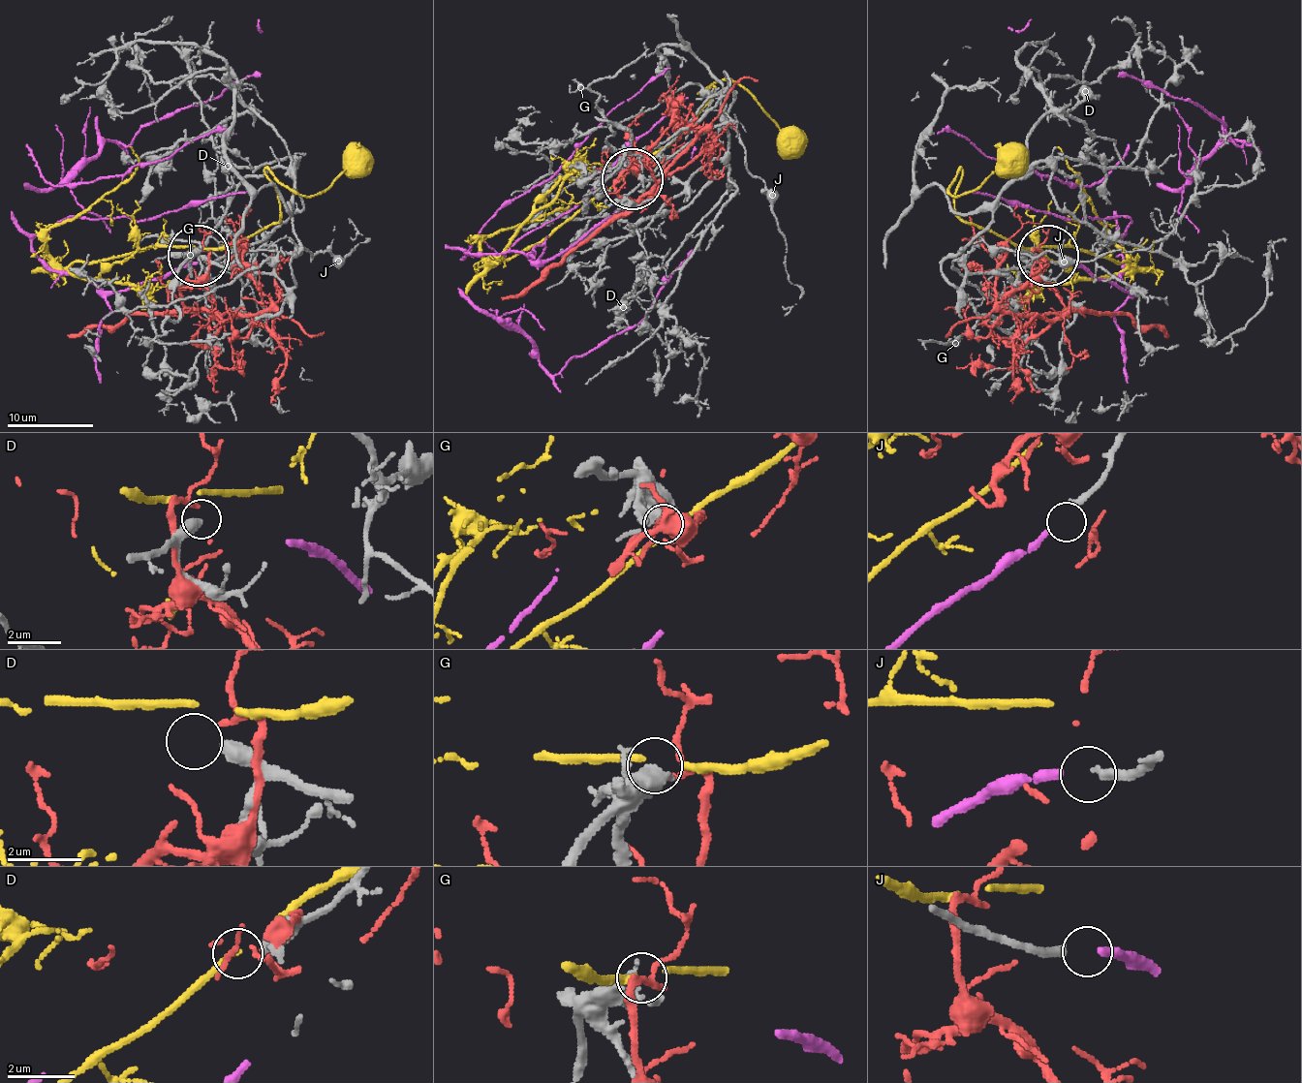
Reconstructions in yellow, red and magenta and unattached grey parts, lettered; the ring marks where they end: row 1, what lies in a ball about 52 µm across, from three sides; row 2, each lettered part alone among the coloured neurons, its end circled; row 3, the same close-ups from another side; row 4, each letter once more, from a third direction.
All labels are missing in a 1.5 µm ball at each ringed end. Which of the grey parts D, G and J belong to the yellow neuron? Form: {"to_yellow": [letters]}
{"to_yellow": []}

